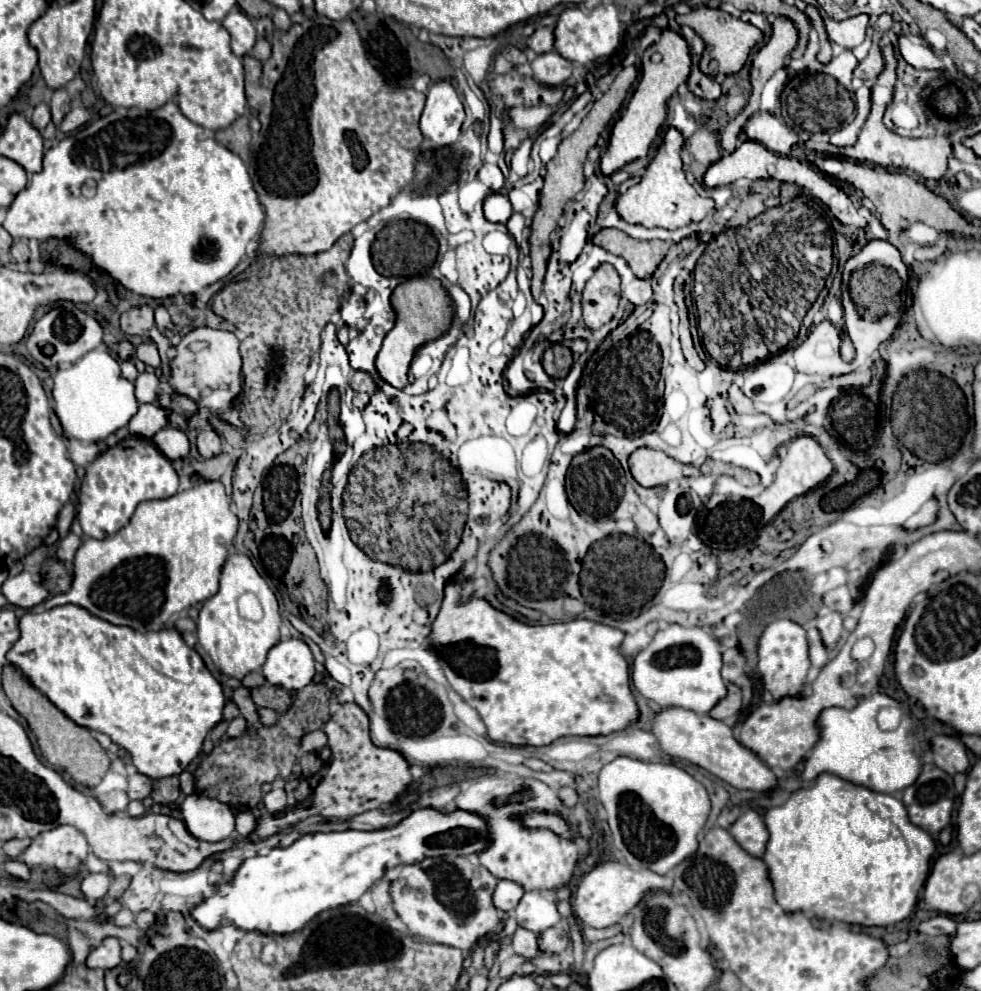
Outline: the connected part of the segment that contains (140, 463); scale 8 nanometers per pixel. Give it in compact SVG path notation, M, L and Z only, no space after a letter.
M137 438L129 446L113 446L101 452L85 470L79 494L79 522L89 538L105 538L123 528L139 502L169 498L177 492L179 476L151 440Z

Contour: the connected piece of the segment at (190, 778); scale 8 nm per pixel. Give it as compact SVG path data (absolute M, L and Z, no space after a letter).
M189 771L179 774L179 784L181 784L181 794L190 795L195 792L194 776Z

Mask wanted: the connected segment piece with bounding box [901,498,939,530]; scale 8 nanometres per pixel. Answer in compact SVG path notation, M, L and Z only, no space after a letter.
M931 498L915 516L911 516L909 520L905 520L901 524L903 530L917 530L917 528L923 528L923 526L929 526L937 520L937 512L939 512L939 504L935 498Z

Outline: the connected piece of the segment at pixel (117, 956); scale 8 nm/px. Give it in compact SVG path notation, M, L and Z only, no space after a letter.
M105 938L97 948L91 950L91 954L87 956L87 966L89 968L103 968L103 970L111 970L115 966L119 966L121 960L121 944L117 938Z

